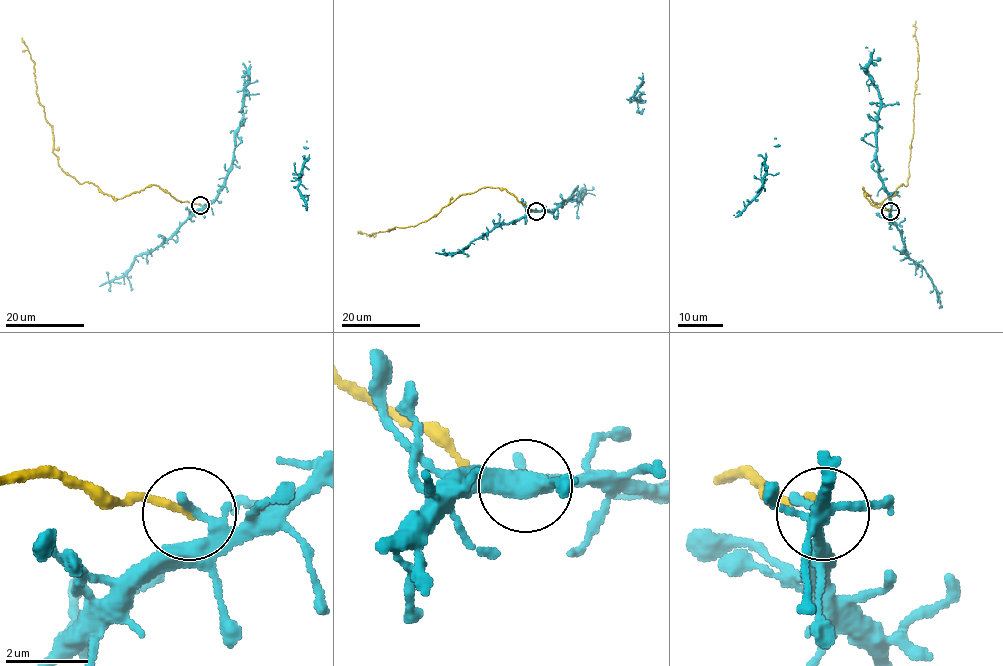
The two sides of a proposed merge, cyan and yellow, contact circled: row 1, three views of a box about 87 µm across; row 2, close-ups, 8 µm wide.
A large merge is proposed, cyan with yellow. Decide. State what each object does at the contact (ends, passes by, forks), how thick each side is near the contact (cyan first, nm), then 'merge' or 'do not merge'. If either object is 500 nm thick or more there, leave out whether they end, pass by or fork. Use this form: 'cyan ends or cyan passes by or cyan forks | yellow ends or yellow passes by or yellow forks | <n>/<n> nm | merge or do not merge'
cyan ends | yellow ends | 260/190 nm | do not merge

